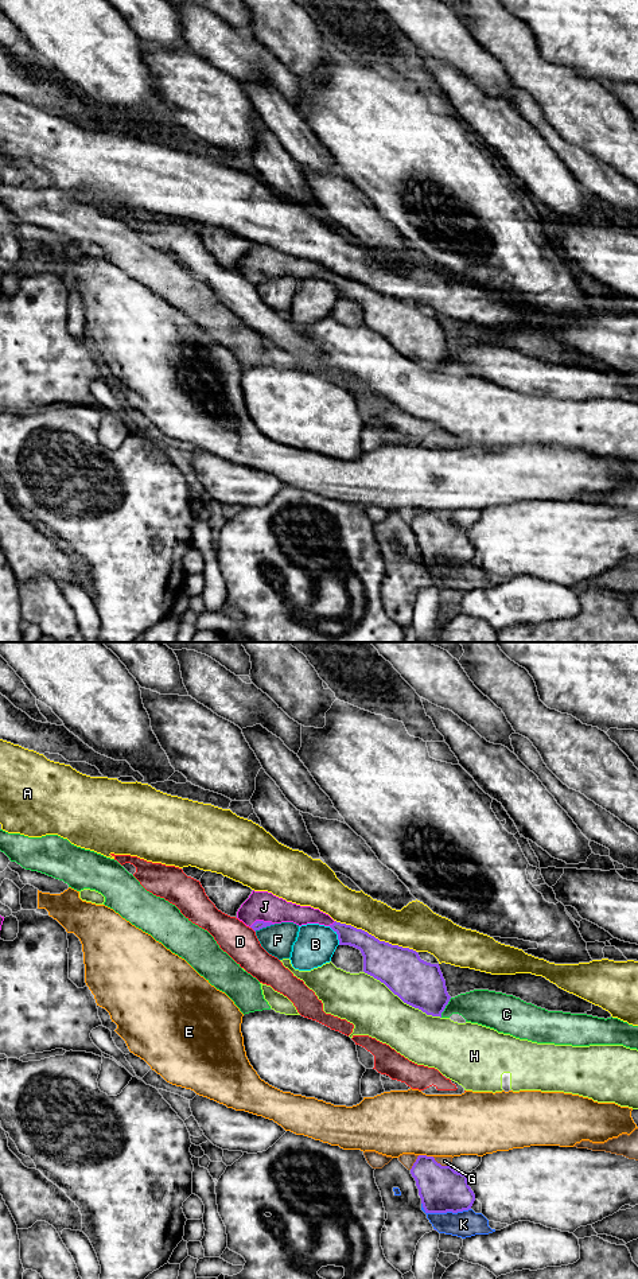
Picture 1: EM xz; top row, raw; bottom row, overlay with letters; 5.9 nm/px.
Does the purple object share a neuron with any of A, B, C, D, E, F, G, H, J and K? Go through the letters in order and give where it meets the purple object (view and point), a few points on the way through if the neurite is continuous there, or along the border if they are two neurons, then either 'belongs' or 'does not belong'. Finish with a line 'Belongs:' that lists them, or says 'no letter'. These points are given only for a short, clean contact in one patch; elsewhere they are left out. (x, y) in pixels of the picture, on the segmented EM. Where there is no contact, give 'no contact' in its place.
A: meets purple in xz at (374, 937); does not belong
B: meets purple in xz at (338, 936); border along xz (329, 926), (337, 935), (339, 944); does not belong
C: meets purple in xz at (444, 1007); border along xz (451, 998), (440, 1017); does not belong
D: meets purple in xz at (252, 928); border along xz (251, 926), (255, 932); does not belong
E: meets purple in xz at (426, 1155); does not belong
F: meets purple in xz at (264, 926); border along xz (275, 924), (255, 930); does not belong
G: meets purple in xz at (440, 1165); border along xz (432, 1157), (442, 1165), (450, 1166); does not belong
H: meets purple in xz at (403, 1000); does not belong
J: meets purple in xz at (261, 921); runs through xz (257, 925), (261, 921), (264, 906); belongs
K: meets purple in xz at (444, 1212); does not belong
Belongs: J

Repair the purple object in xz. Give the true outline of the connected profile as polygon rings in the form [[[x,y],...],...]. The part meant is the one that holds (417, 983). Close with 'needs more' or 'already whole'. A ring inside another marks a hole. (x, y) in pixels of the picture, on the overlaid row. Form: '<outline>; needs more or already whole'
[[[253,890],[238,909],[237,918],[254,932],[281,922],[330,926],[338,934],[339,945],[361,950],[363,972],[384,983],[404,1003],[441,1018],[451,999],[439,964],[421,960],[413,949],[380,941],[362,929],[336,922],[319,909]]]; needs more

